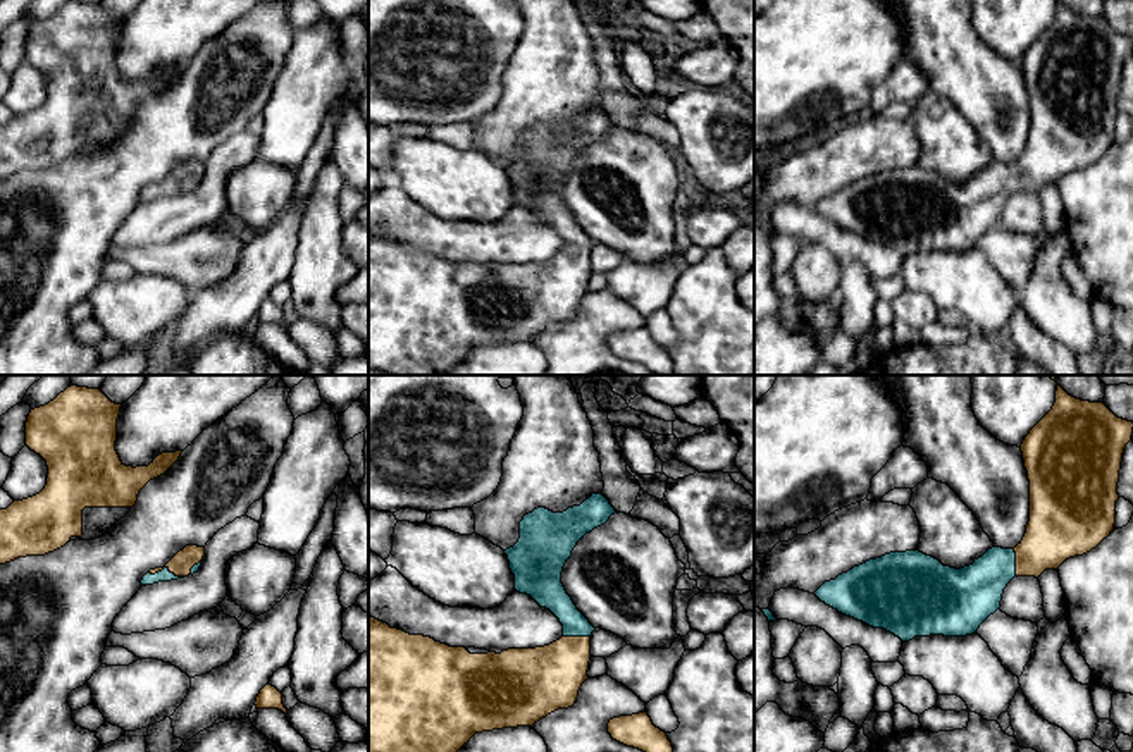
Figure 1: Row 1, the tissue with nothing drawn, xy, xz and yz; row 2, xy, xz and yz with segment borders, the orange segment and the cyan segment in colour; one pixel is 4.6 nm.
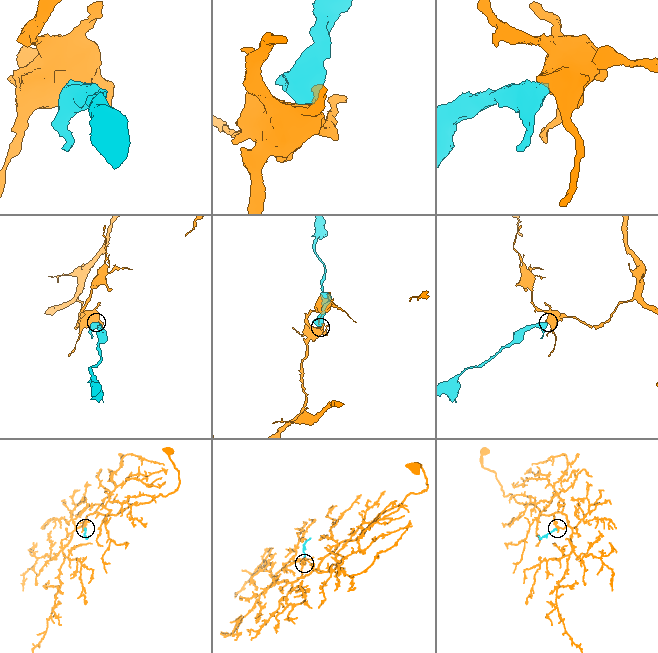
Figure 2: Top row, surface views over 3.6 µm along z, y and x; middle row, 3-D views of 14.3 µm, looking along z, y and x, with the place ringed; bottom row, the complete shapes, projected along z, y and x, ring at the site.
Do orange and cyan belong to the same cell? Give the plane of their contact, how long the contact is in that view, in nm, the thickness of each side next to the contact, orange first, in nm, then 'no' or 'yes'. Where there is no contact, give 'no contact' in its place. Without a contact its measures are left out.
contact in xy; length 170 nm; calibres 100 and 60 nm; yes

